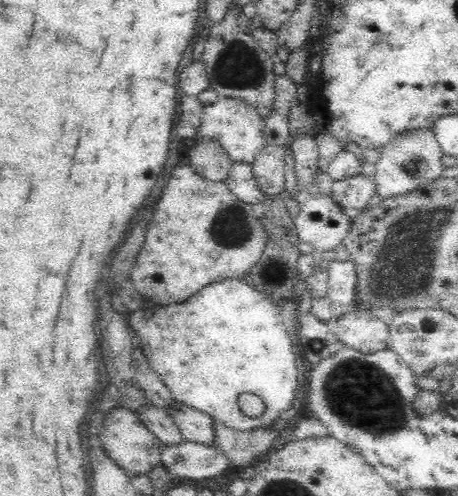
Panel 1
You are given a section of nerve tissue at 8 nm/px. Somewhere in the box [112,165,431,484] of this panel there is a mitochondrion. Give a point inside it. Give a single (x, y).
(359, 391)

